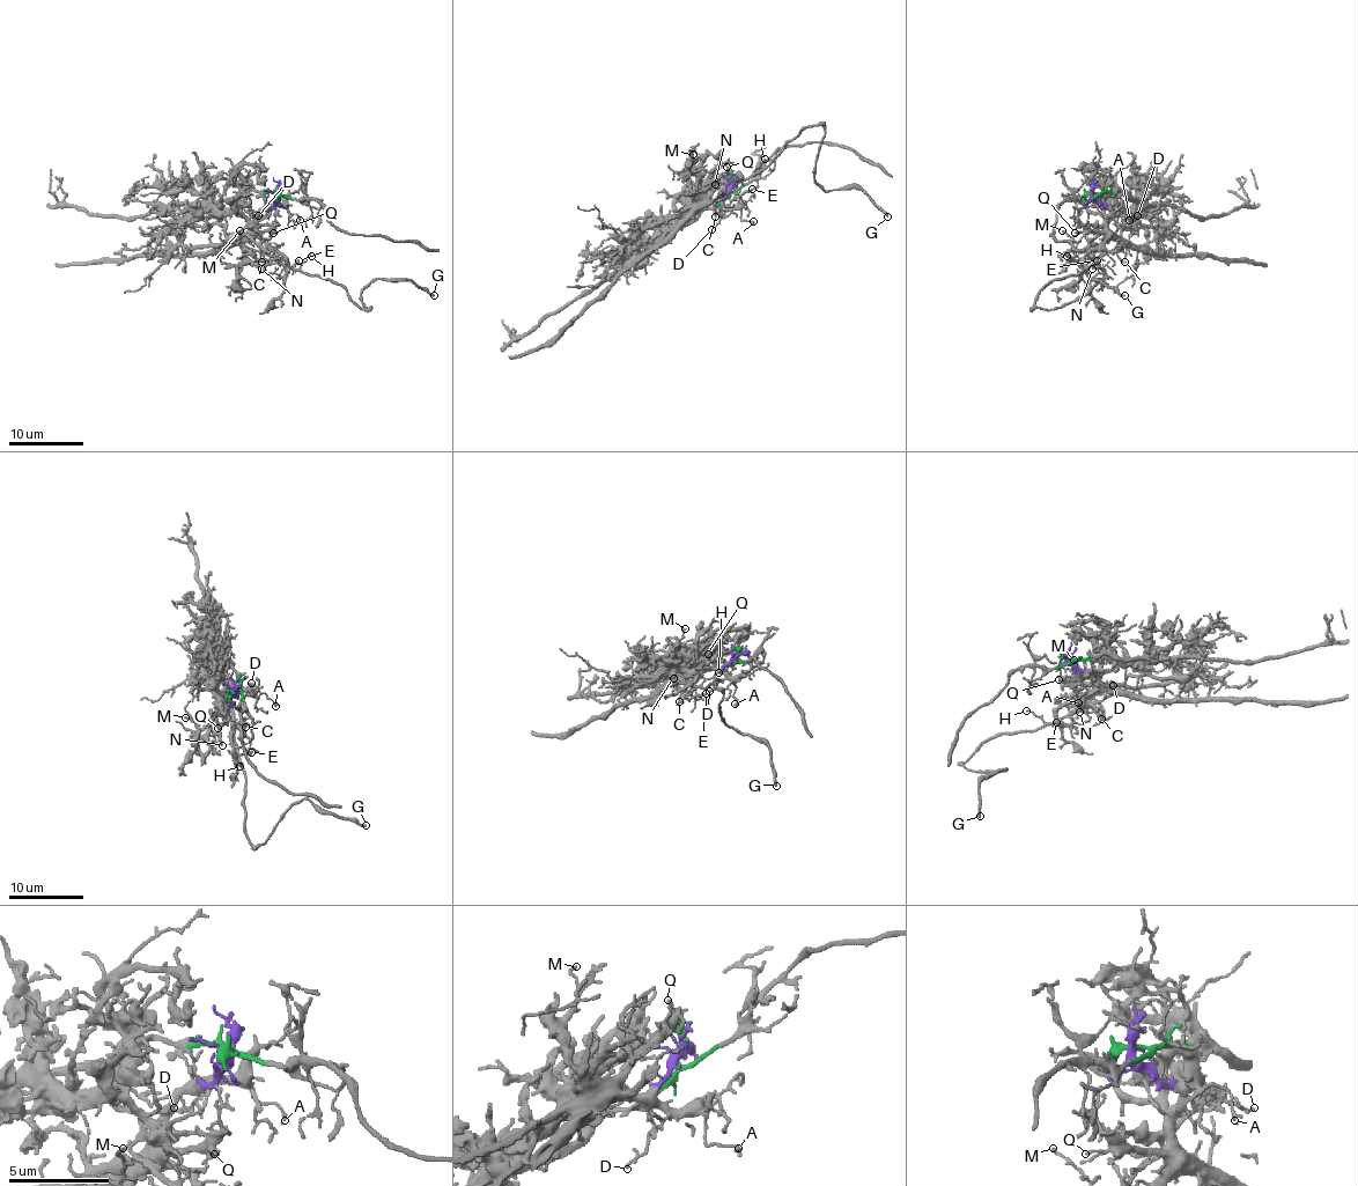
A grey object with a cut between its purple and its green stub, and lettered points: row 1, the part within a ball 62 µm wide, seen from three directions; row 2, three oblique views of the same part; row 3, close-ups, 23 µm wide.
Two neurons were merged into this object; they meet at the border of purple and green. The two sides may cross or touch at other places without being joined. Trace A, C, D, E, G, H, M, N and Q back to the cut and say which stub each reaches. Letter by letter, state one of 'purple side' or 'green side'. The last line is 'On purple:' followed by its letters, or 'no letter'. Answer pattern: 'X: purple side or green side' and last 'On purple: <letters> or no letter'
A: purple side
C: purple side
D: purple side
E: purple side
G: purple side
H: purple side
M: purple side
N: purple side
Q: purple side
On purple: A, C, D, E, G, H, M, N, Q

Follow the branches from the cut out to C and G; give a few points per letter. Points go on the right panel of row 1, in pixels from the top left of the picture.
C: (1093, 192), (1109, 210), (1104, 249), (1124, 262)
G: (1093, 192), (1109, 213), (1107, 237), (1082, 273), (1052, 280), (1033, 308), (1083, 297), (1098, 279), (1124, 295)

